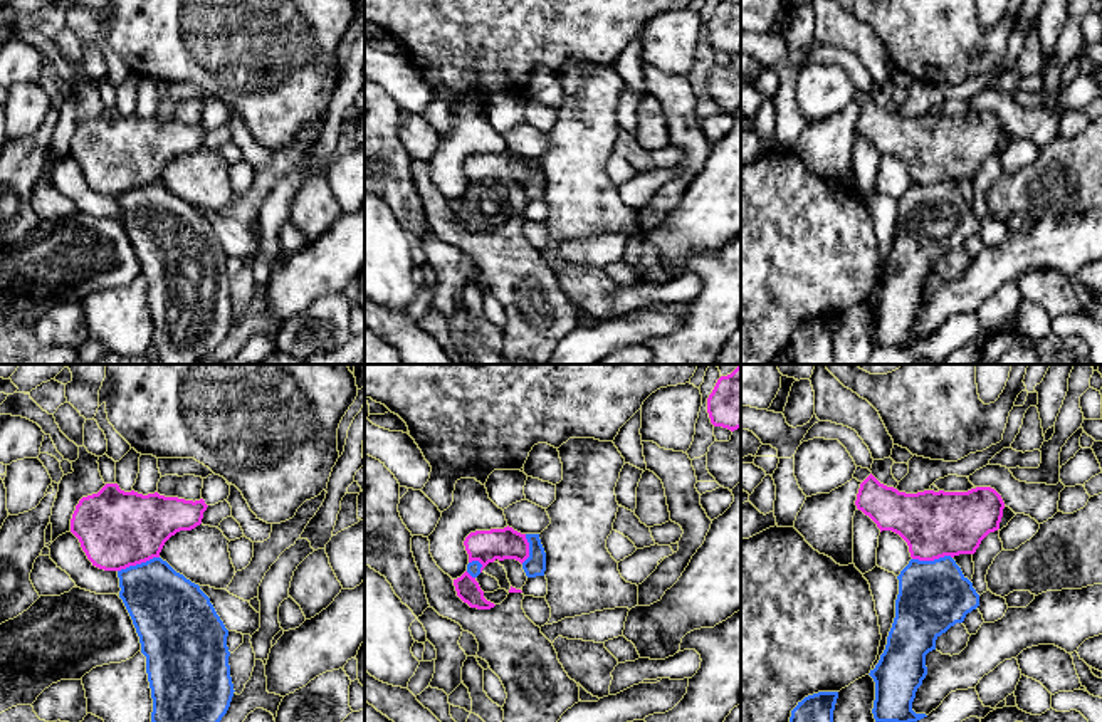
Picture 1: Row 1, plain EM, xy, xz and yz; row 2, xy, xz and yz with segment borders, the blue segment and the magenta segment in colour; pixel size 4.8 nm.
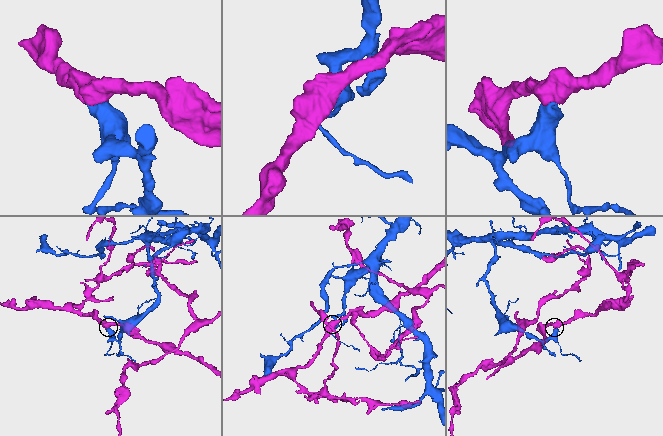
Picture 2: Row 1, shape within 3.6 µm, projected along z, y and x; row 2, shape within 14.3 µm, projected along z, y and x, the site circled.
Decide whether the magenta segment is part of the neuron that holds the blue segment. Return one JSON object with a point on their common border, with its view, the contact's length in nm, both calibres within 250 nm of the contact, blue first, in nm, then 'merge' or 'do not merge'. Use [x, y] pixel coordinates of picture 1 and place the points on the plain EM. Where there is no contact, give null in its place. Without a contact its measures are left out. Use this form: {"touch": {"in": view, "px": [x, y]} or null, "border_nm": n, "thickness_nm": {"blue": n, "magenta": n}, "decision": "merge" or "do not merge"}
{"touch": {"in": "xy", "px": [138, 188]}, "border_nm": 220, "thickness_nm": {"blue": 340, "magenta": 380}, "decision": "do not merge"}

